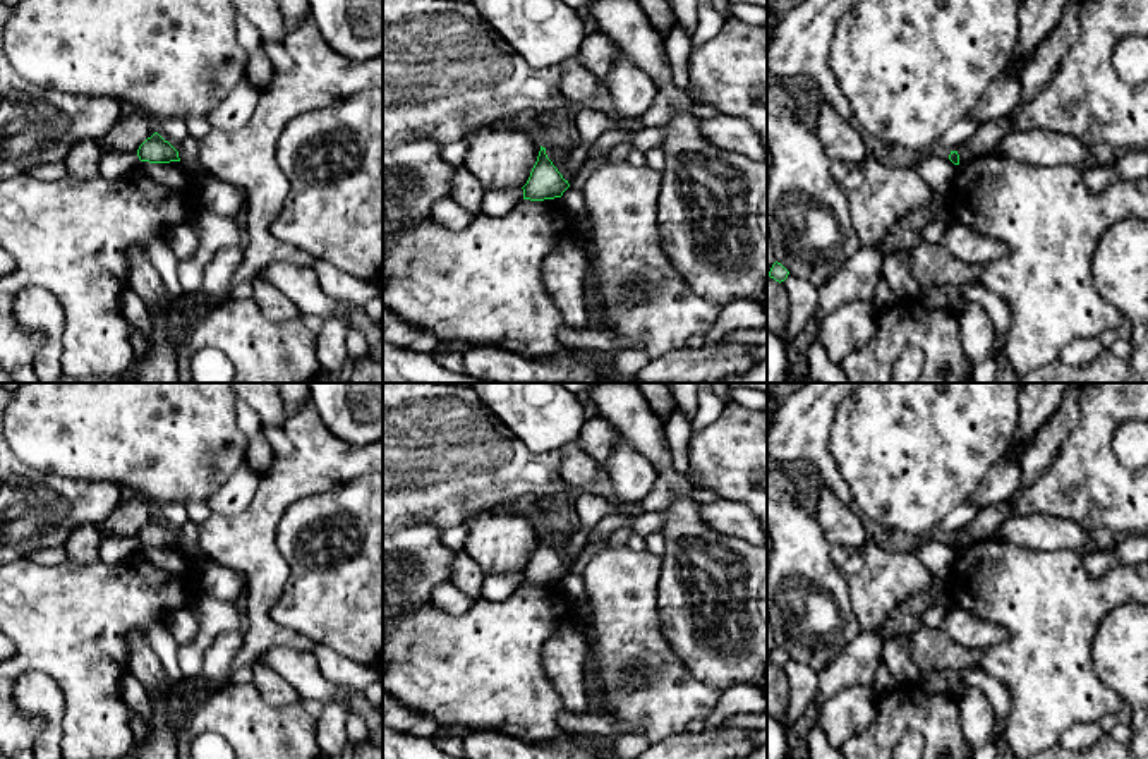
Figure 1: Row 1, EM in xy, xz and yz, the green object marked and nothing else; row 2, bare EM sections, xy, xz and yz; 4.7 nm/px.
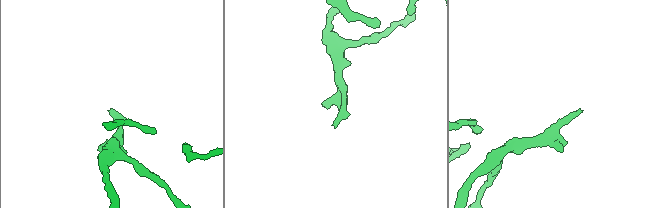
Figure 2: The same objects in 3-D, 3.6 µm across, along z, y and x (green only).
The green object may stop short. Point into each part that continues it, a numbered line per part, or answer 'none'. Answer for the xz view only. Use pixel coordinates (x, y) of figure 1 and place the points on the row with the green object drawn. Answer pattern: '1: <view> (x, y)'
none

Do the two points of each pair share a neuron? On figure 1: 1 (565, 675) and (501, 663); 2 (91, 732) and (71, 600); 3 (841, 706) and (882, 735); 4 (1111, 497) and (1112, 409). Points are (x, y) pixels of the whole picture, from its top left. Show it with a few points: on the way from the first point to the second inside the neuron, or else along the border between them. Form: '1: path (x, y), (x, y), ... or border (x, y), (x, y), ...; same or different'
1: border (556, 632), (544, 644), (544, 672), (563, 706); different
2: path (91, 699), (88, 658), (74, 632); same
3: border (879, 696), (874, 720), (846, 740); different
4: path (1100, 474), (1100, 431); same

